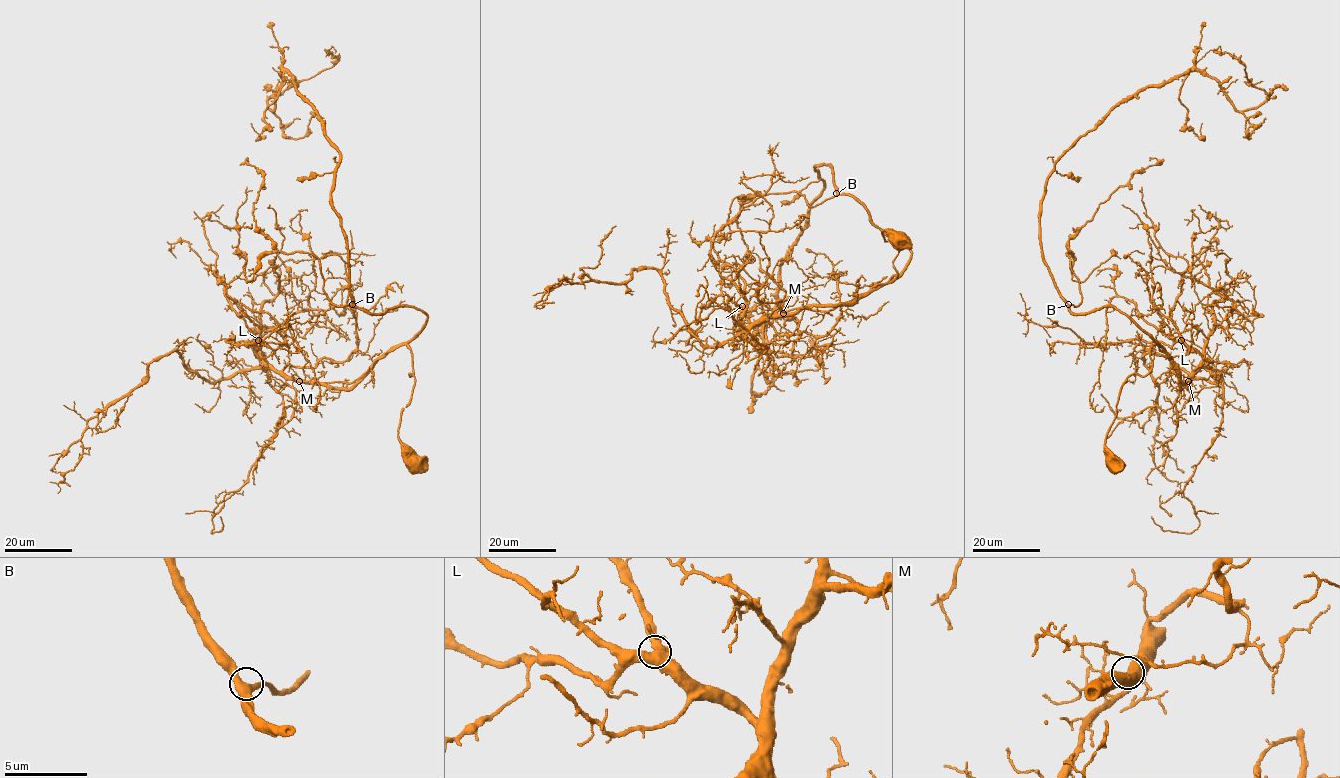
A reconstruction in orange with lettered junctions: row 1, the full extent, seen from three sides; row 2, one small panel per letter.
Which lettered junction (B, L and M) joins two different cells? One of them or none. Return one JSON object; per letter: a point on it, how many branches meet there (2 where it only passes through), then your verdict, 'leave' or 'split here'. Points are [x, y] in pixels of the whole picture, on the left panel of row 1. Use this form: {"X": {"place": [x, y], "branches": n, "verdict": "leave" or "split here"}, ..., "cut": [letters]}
{"B": {"place": [352, 304], "branches": 3, "verdict": "leave"}, "L": {"place": [258, 340], "branches": 3, "verdict": "leave"}, "M": {"place": [299, 381], "branches": 3, "verdict": "leave"}, "cut": []}

